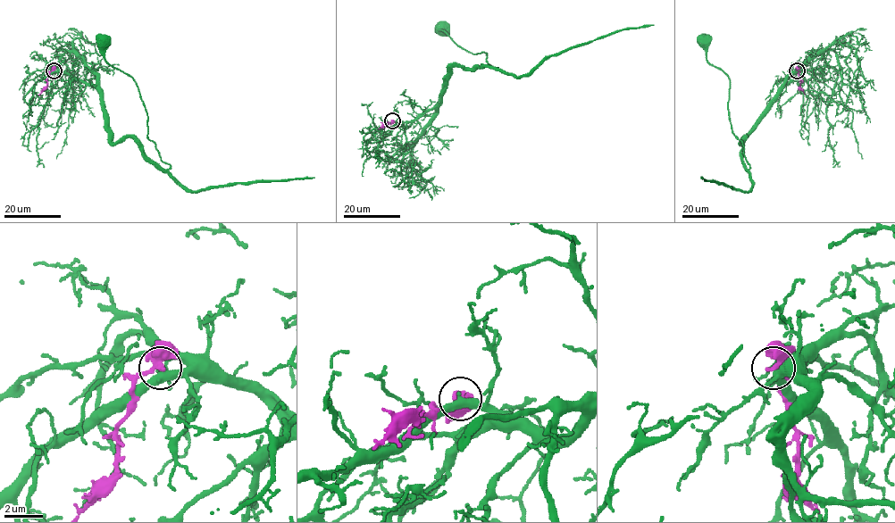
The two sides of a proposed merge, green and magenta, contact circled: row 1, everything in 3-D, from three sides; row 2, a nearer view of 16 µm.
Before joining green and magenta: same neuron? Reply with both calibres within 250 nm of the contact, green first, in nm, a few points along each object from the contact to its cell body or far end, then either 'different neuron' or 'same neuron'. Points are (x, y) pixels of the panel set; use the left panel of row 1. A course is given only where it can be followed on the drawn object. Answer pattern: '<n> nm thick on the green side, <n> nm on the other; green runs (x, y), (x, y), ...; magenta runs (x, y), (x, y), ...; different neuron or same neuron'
420 nm thick on the green side, 360 nm on the other; green runs (54, 70), (96, 90), (112, 142), (131, 137), (170, 168), (148, 138), (135, 81), (105, 61), (103, 40); magenta runs (54, 70), (49, 72), (46, 87), (38, 95); different neuron

